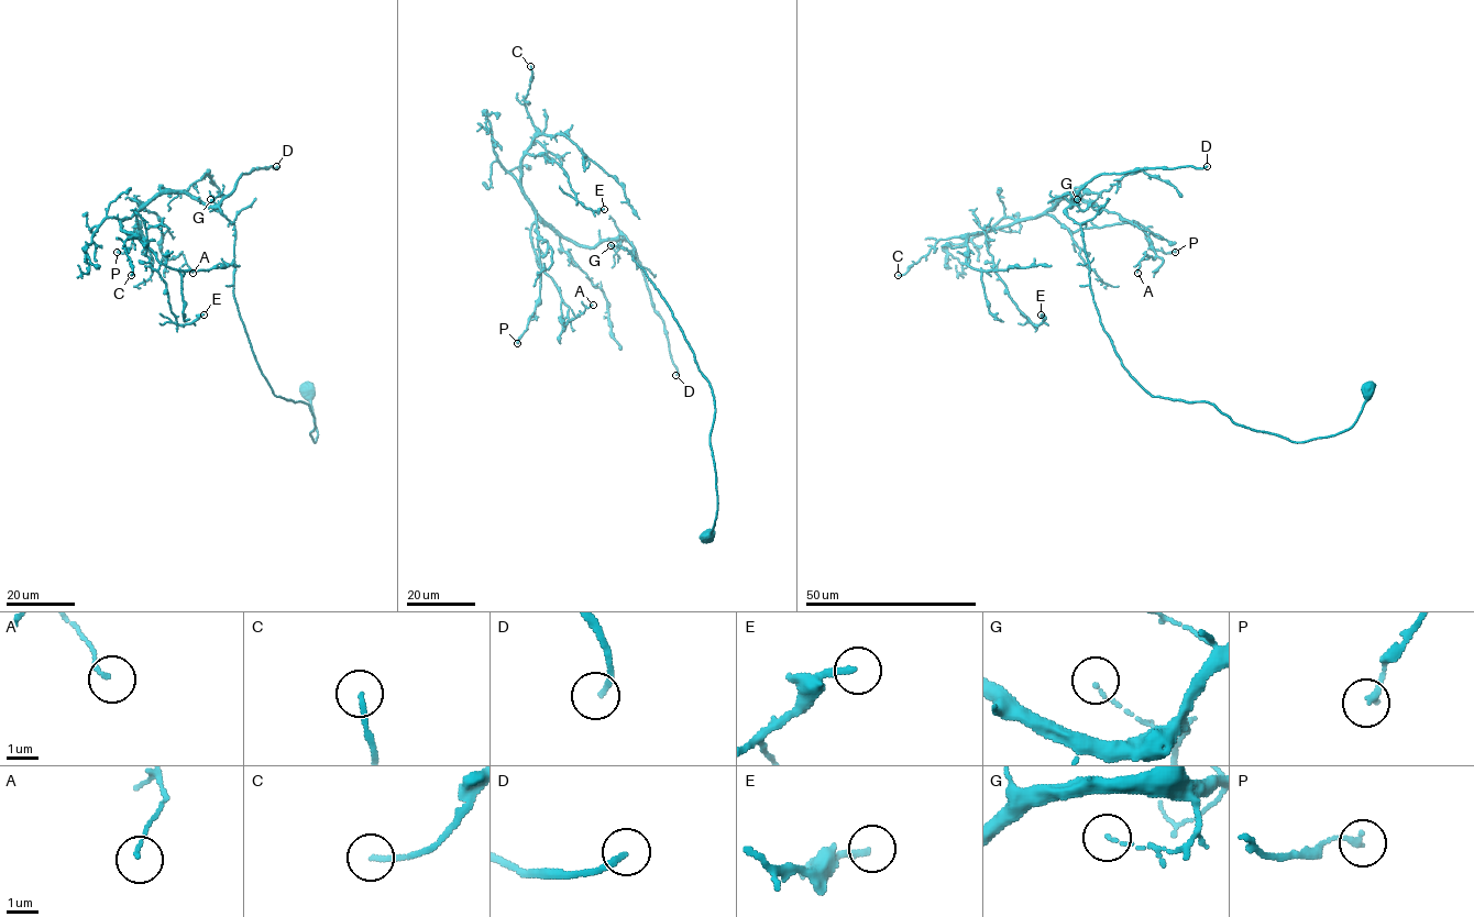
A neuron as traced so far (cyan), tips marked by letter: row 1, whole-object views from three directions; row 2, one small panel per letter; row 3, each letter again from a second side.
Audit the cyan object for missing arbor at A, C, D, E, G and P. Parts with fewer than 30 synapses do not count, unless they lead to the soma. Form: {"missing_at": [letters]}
{"missing_at": ["D"]}

